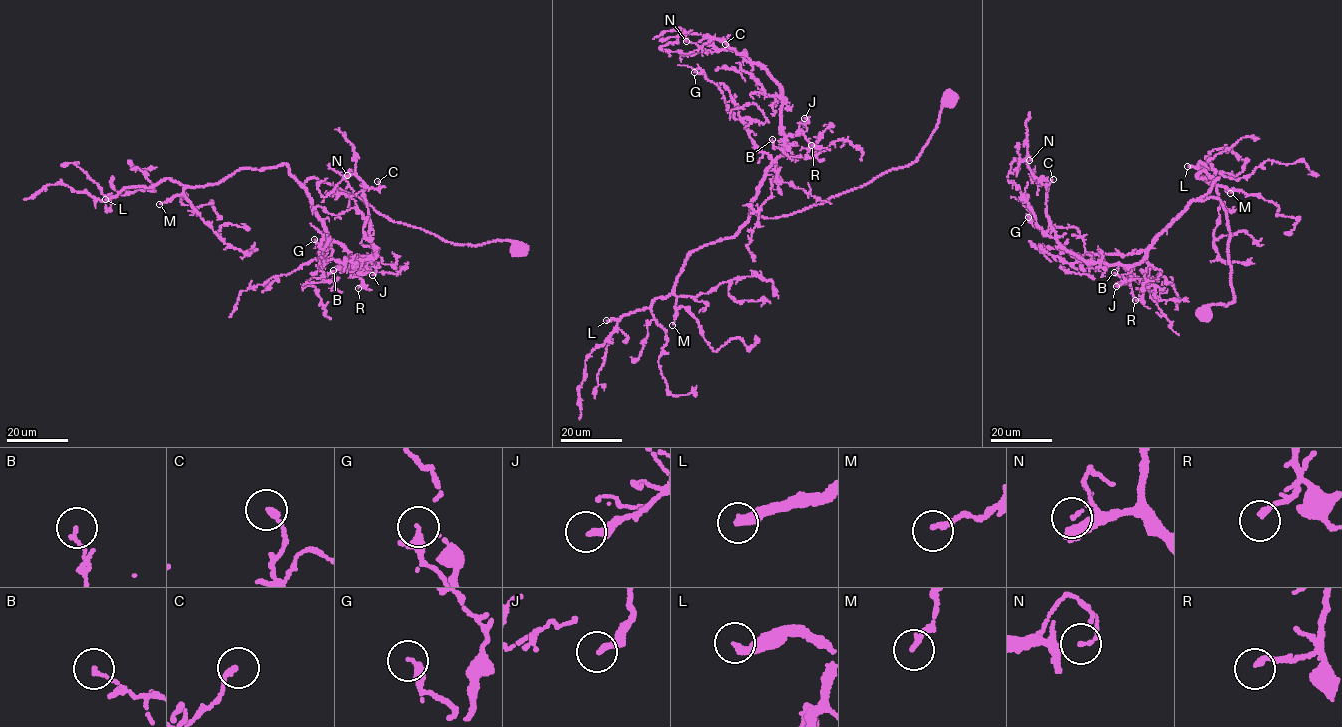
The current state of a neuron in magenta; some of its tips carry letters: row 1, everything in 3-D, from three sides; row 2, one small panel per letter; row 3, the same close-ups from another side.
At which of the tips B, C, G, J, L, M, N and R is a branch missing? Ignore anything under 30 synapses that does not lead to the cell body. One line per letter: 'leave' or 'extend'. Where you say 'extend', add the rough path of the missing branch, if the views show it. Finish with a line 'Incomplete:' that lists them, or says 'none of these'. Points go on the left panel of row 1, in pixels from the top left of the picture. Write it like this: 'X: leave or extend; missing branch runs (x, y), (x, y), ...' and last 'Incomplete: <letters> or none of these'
B: leave
C: leave
G: leave
J: leave
L: extend; missing branch runs (105, 199), (98, 200), (88, 214), (66, 261), (31, 278), (12, 268), (12, 264)
M: leave
N: leave
R: leave
Incomplete: L

